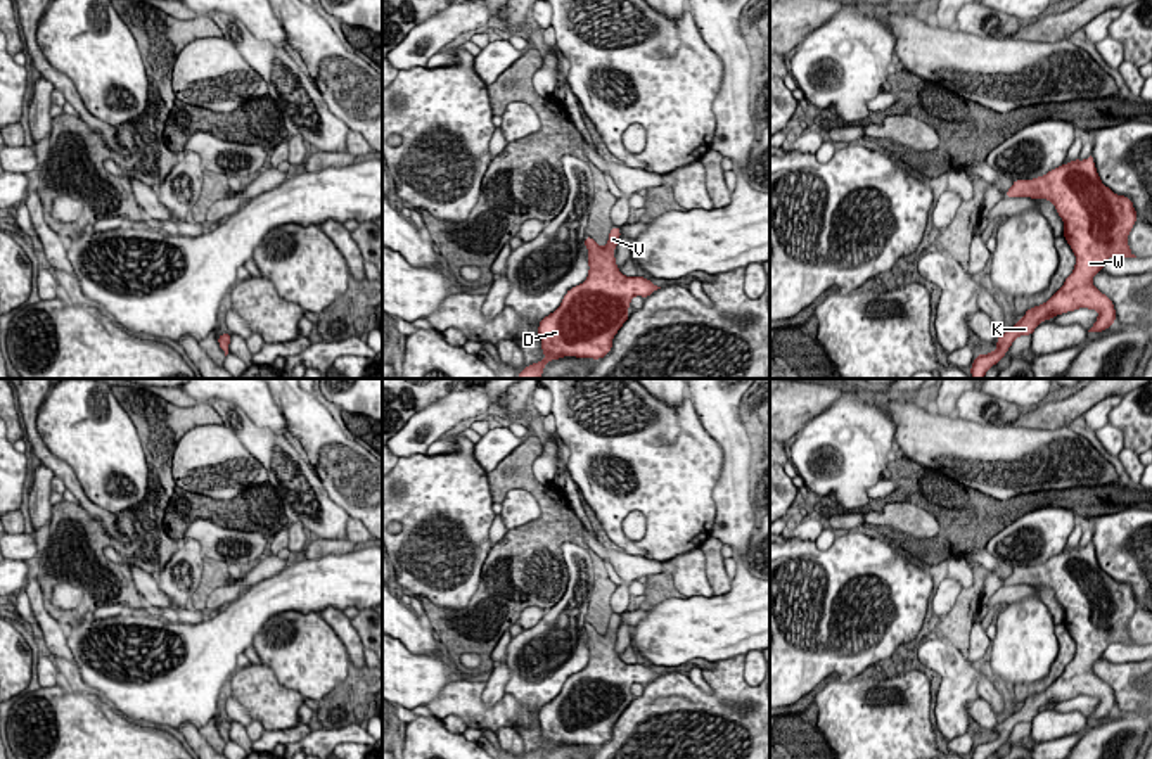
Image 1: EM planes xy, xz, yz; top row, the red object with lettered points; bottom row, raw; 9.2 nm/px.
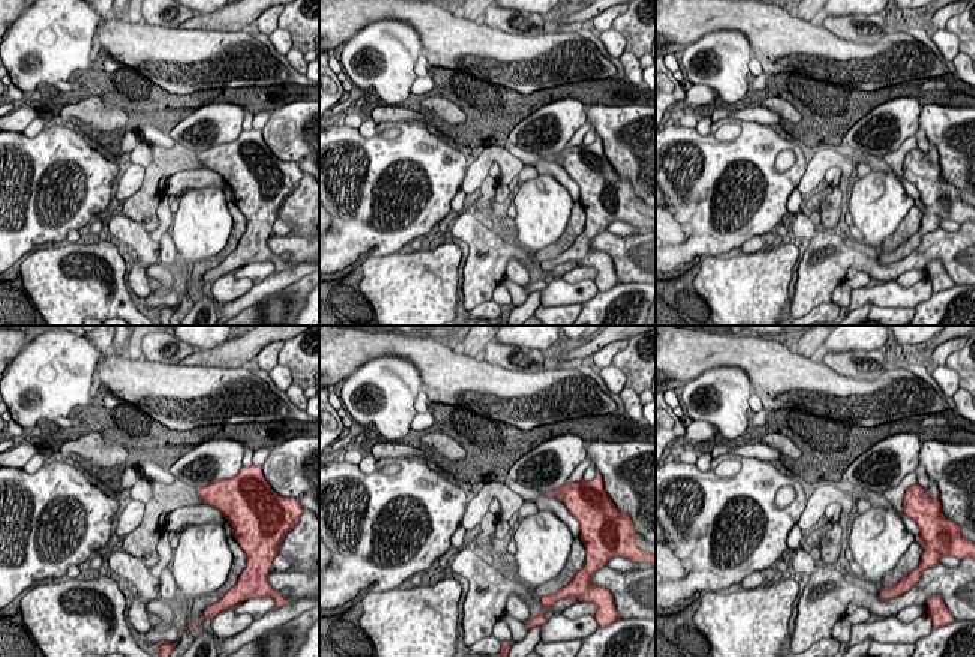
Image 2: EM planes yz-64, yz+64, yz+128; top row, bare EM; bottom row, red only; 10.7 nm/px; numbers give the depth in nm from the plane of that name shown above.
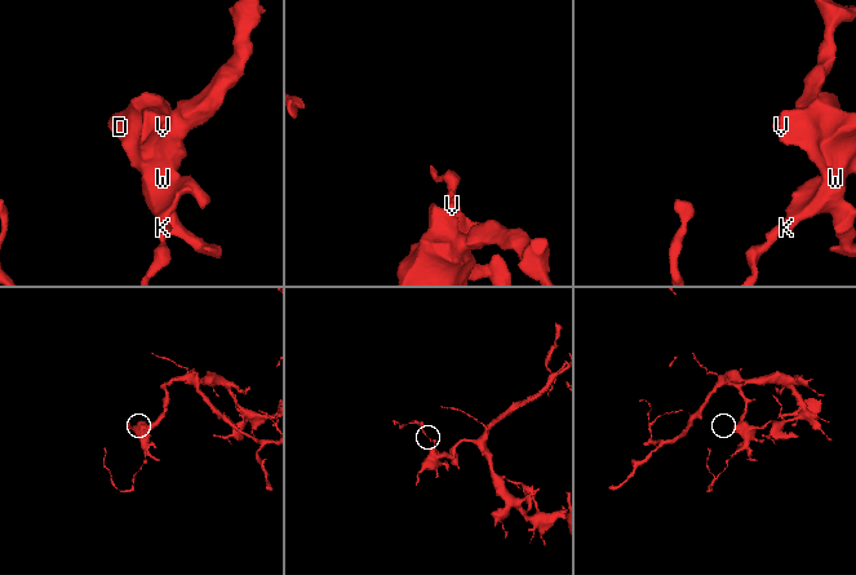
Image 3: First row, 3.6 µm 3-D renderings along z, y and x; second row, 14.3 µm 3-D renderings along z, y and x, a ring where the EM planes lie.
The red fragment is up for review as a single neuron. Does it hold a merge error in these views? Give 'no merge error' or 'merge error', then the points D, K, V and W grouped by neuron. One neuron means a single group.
no merge error | D K V W

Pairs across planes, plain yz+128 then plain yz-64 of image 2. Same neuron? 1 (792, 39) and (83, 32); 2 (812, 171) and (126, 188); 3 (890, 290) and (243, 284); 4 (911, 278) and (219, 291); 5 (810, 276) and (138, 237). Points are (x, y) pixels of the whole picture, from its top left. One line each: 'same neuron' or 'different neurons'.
1: different neurons
2: same neuron
3: same neuron
4: different neurons
5: same neuron

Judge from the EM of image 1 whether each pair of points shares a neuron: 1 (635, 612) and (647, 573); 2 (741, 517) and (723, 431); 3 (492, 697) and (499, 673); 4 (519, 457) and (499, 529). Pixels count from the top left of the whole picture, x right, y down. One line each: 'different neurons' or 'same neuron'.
1: different neurons
2: same neuron
3: same neuron
4: different neurons

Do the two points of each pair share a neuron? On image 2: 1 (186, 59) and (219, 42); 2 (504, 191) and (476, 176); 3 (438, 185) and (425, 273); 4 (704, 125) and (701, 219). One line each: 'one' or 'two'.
1: one
2: two
3: two
4: two

